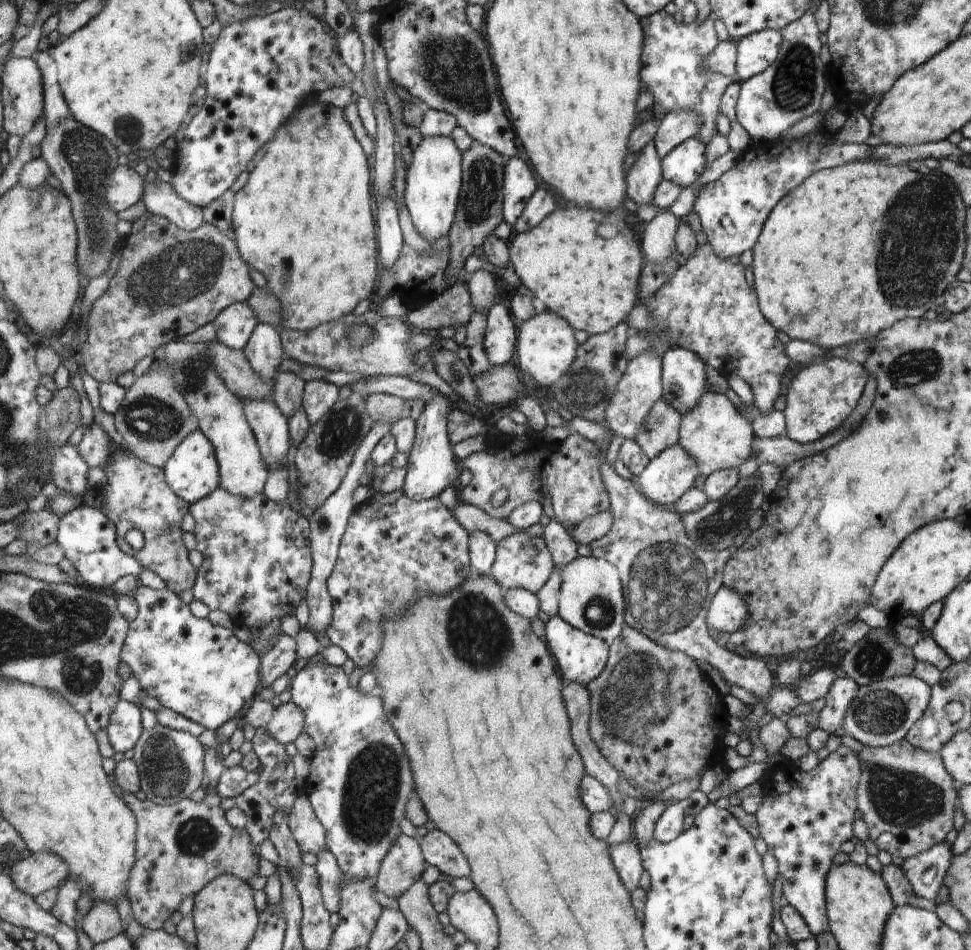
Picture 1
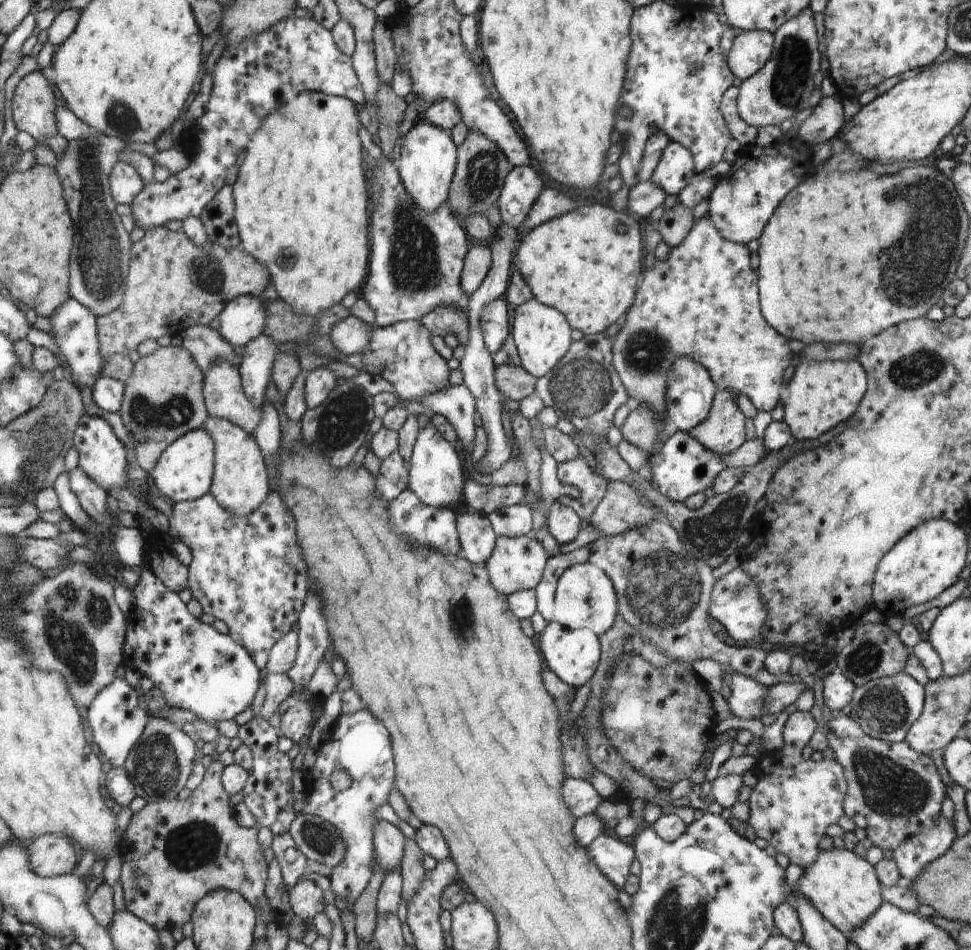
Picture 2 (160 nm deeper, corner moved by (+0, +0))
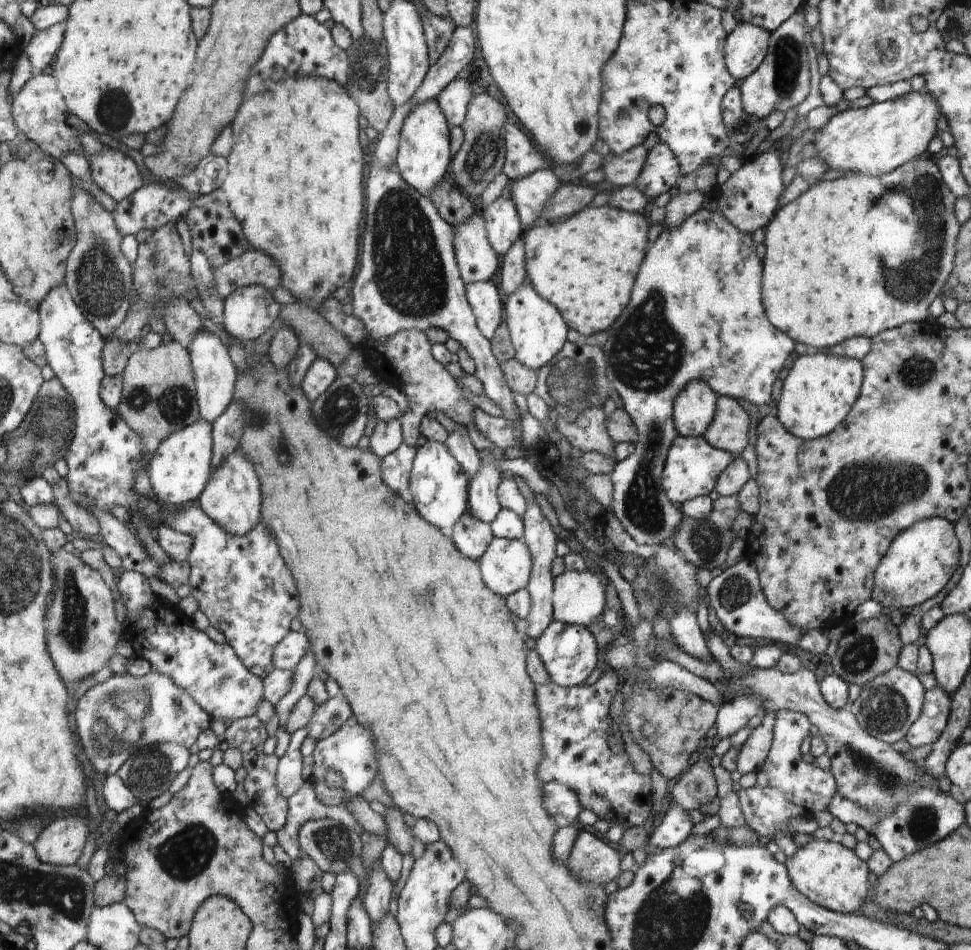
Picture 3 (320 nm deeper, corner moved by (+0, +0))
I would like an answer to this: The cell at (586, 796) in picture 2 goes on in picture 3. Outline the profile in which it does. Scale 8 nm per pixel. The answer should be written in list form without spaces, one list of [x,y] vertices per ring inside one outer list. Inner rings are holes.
[[[556,780],[544,783],[544,806],[548,806],[548,814],[552,814],[556,828],[569,826],[578,819],[584,810],[574,790]]]

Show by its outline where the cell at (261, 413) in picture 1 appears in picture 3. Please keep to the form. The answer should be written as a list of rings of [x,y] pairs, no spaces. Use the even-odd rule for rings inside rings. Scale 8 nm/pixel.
[[[206,329],[196,332],[196,338],[192,338],[190,354],[192,369],[195,371],[195,390],[199,400],[200,419],[212,424],[228,410],[234,400],[238,372],[222,340]]]

